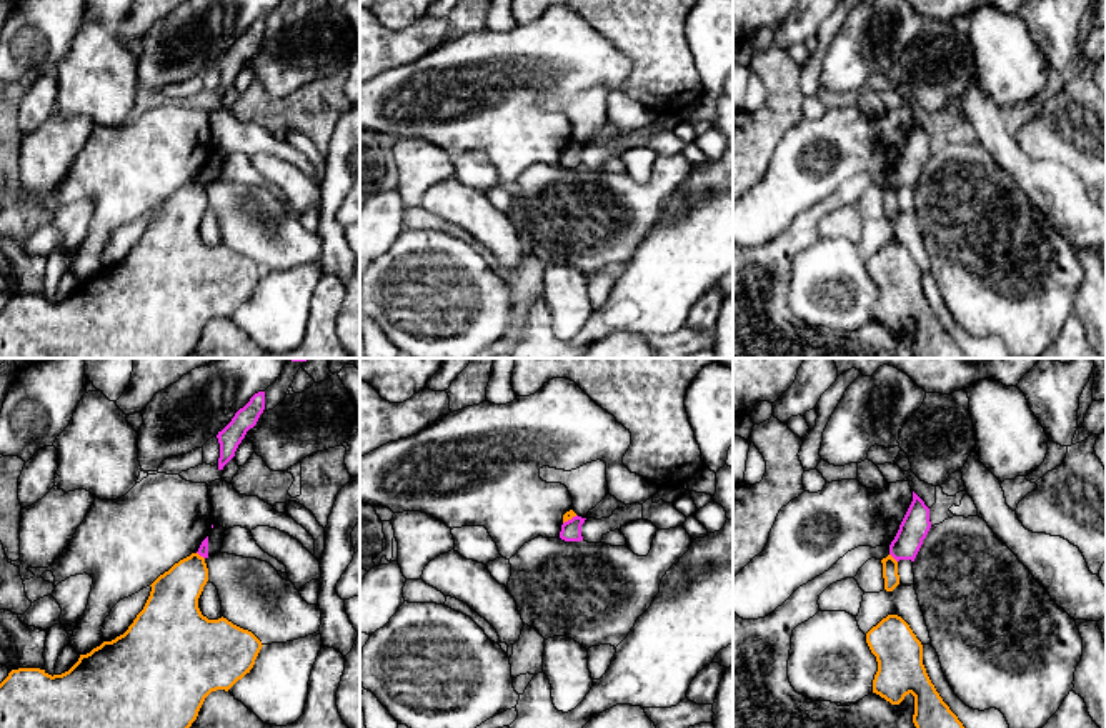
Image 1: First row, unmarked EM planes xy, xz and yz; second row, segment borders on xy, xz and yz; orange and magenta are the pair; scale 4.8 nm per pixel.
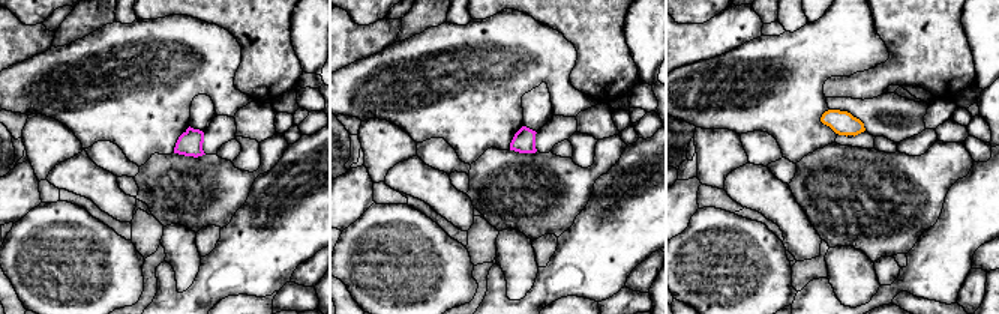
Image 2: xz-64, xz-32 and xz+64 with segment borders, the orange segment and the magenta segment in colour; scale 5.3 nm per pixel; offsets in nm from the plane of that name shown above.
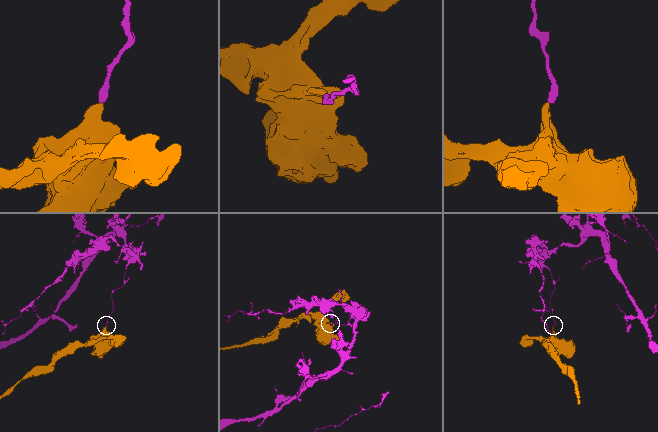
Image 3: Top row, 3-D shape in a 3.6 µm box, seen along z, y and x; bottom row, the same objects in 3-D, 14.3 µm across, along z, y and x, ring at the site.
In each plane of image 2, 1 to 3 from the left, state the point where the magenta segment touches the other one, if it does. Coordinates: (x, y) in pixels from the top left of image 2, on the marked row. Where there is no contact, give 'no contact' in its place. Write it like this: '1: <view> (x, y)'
1: no contact
2: no contact
3: no contact

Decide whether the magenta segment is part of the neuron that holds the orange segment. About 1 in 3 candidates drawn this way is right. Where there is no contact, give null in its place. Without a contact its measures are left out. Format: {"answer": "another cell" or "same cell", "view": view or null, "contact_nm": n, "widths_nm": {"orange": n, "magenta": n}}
{"answer": "another cell", "view": "yz", "contact_nm": 60, "widths_nm": {"orange": 80, "magenta": 140}}

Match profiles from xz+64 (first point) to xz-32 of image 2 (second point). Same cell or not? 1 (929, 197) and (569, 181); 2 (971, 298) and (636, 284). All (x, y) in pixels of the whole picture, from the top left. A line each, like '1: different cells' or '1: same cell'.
1: same cell
2: same cell

